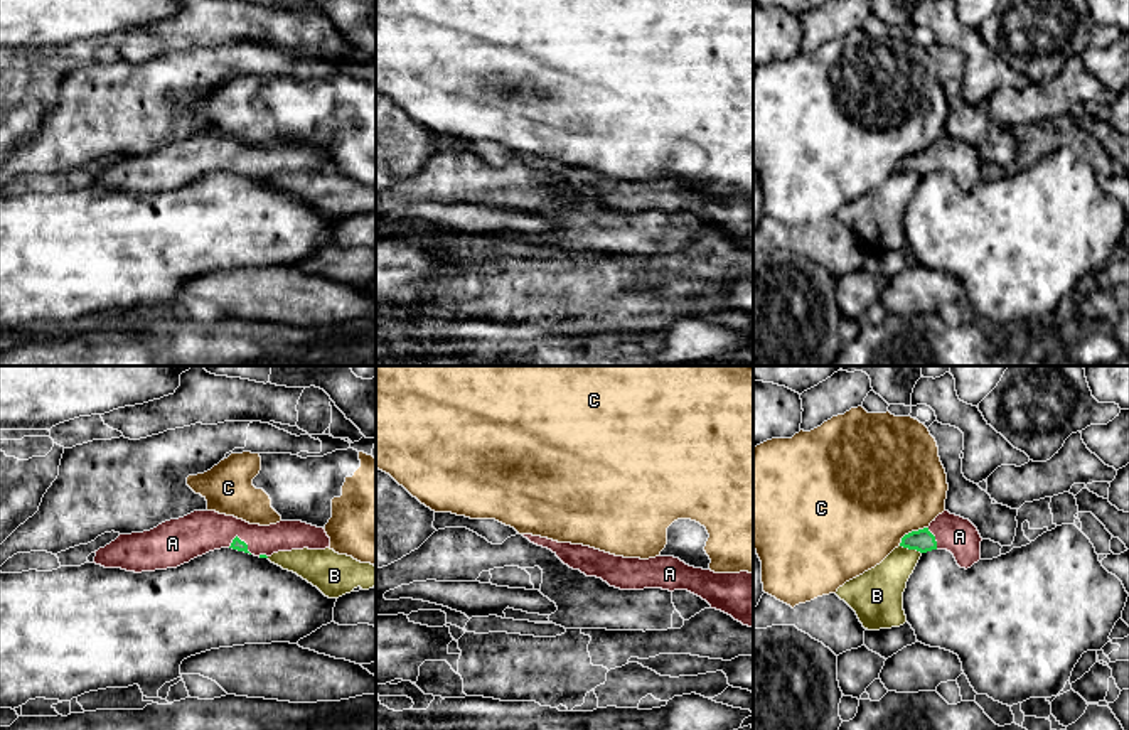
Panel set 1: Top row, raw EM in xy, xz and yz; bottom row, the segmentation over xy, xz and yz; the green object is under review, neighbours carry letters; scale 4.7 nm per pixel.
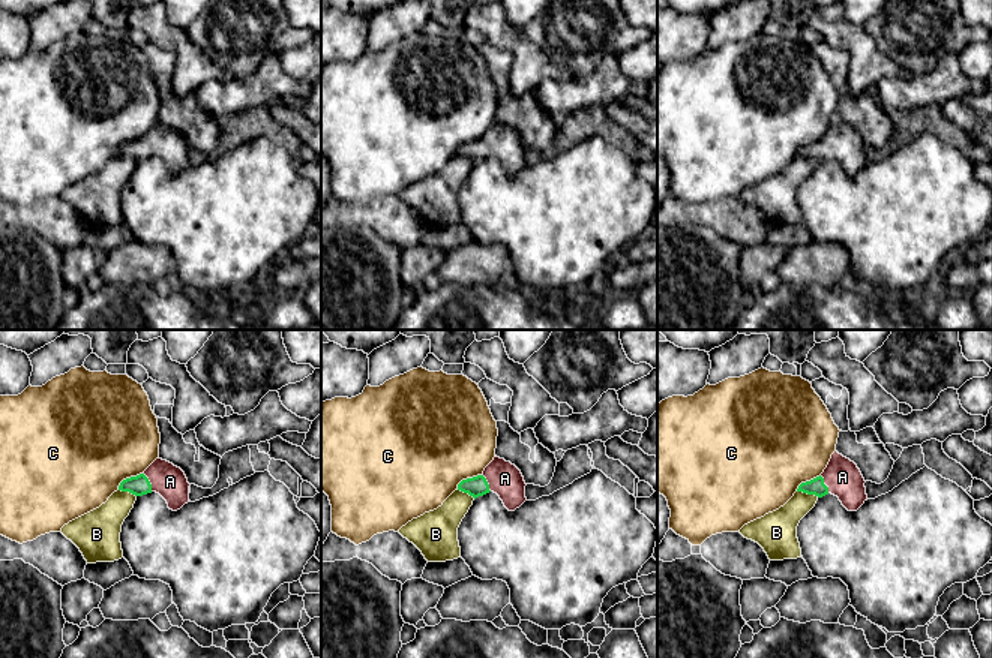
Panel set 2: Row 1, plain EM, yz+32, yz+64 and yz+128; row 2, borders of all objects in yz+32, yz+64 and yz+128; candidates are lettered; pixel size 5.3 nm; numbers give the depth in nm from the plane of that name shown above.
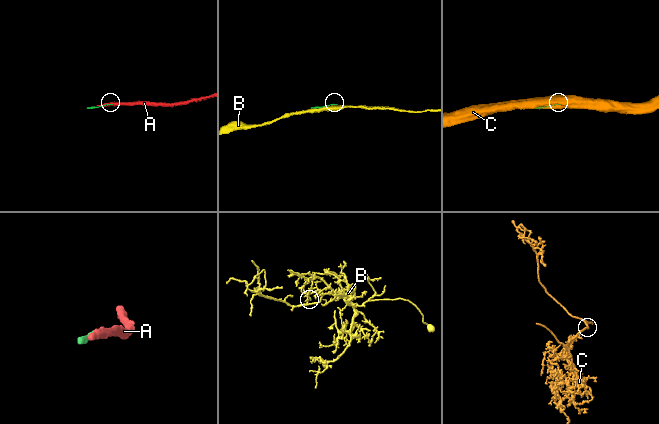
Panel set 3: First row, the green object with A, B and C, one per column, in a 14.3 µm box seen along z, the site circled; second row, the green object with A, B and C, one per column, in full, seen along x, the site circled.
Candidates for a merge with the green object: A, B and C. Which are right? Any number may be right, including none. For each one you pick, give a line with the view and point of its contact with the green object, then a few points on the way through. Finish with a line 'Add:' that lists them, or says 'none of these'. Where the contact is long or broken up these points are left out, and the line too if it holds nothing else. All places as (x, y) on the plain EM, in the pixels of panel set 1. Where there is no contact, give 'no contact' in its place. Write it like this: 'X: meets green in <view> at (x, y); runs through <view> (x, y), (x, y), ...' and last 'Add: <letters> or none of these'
A: meets green in xy at (240, 162)
Add: A

